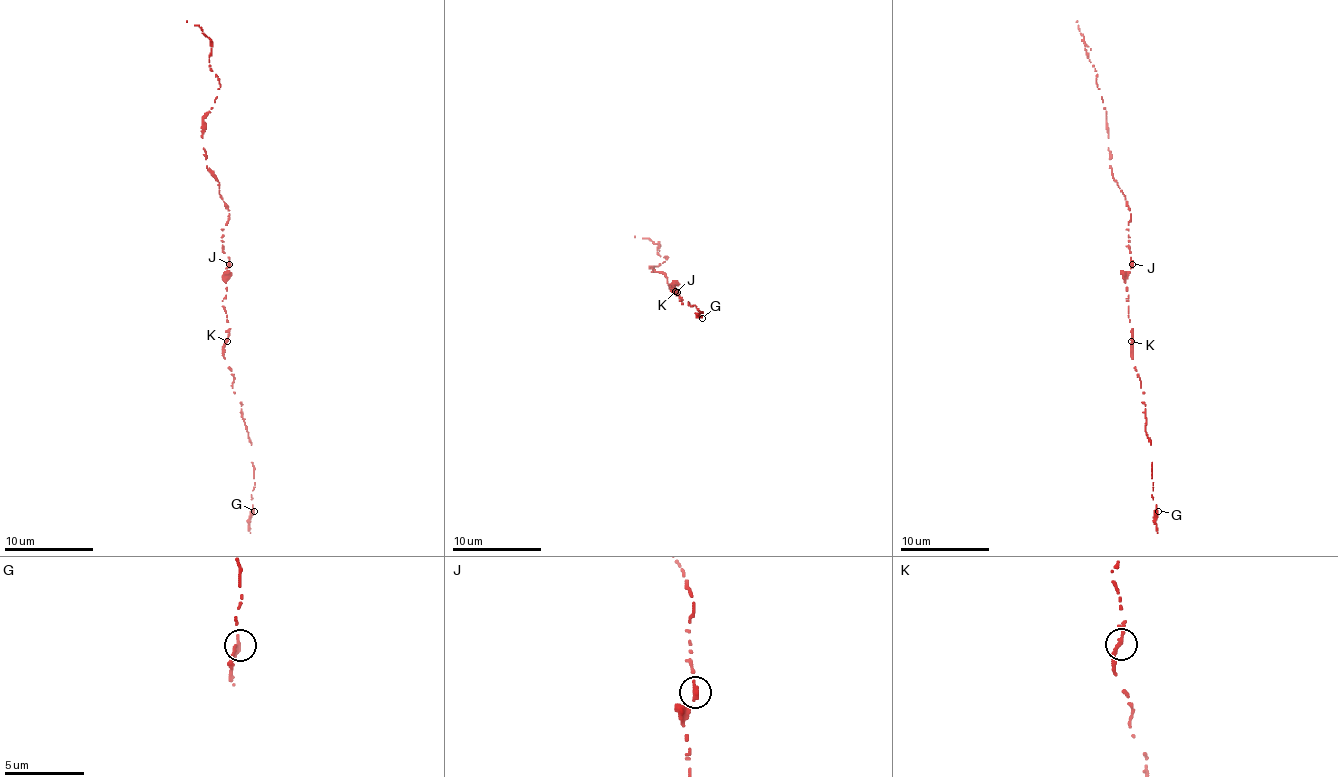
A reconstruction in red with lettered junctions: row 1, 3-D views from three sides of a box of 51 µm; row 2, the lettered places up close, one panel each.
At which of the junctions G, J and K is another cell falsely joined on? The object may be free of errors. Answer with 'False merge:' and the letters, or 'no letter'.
False merge: no letter

